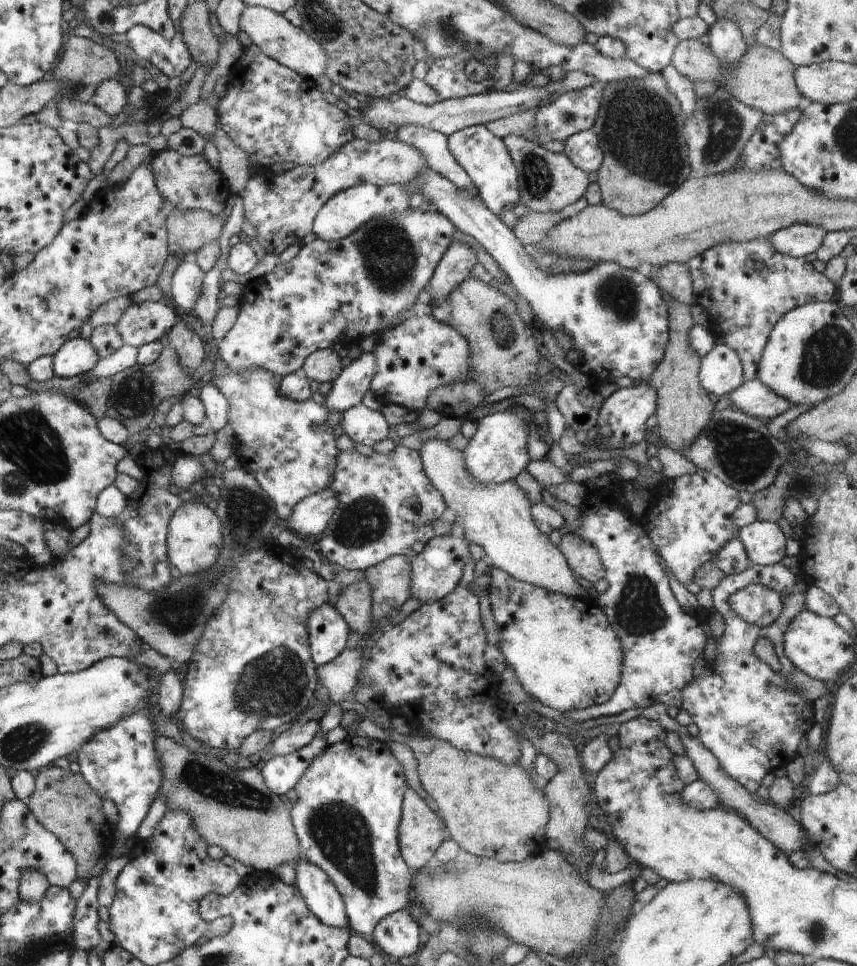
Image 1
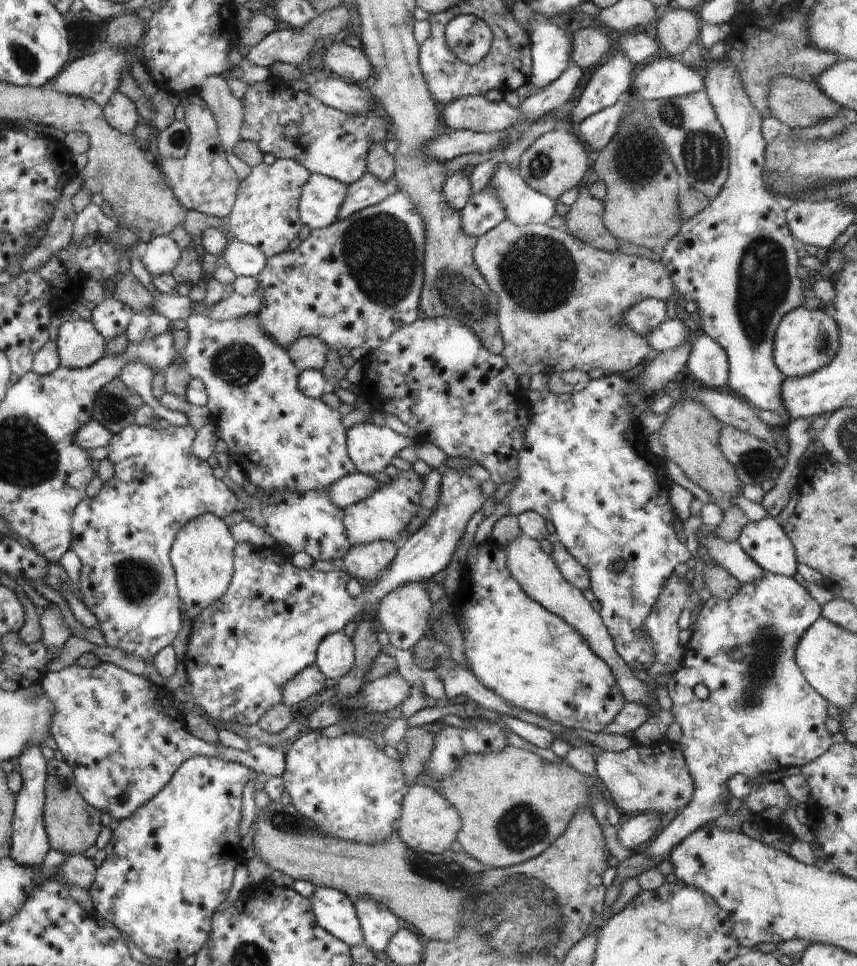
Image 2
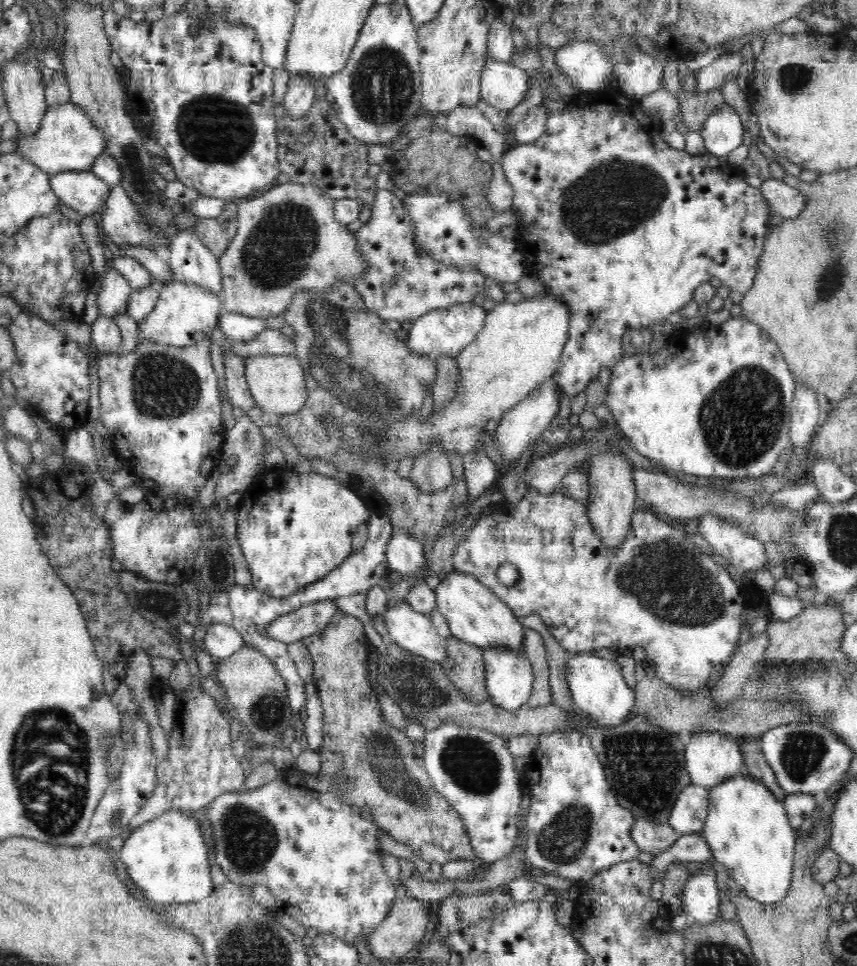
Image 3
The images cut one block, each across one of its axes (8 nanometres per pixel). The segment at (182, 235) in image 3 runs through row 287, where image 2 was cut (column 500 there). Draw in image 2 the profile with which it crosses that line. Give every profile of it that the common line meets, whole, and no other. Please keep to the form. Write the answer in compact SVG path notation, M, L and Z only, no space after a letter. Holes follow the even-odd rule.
M490 183L484 190L471 196L460 211L462 230L466 232L466 236L474 238L480 238L504 219L506 219L504 206L500 204L496 190Z

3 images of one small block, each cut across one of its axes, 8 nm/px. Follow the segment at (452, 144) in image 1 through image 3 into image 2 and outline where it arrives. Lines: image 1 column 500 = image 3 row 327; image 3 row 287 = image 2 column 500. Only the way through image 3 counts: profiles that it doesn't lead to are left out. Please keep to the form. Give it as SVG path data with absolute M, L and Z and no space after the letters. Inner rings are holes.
M500 160L490 178L490 186L494 187L504 206L506 219L514 224L546 224L556 214L555 200L532 190L518 170L511 168L505 160Z

